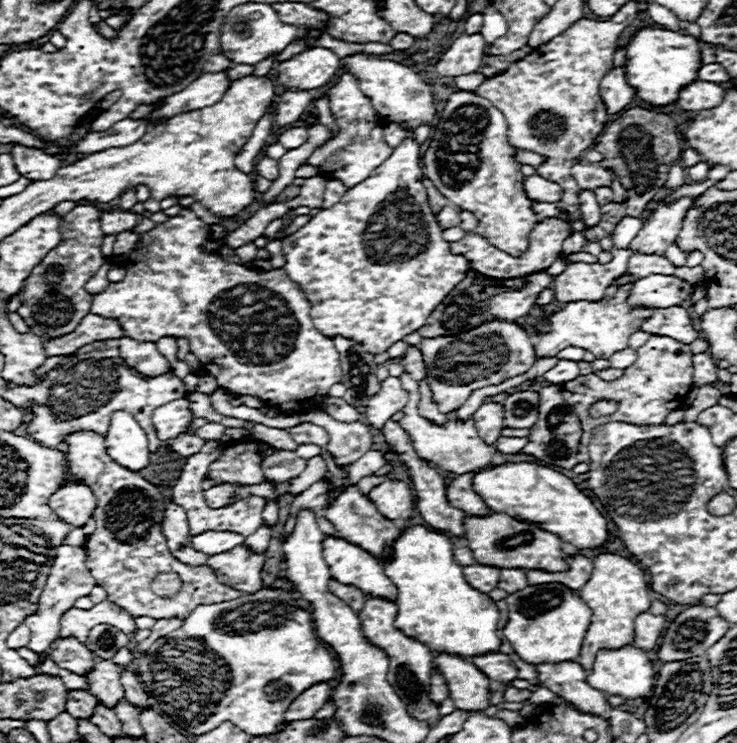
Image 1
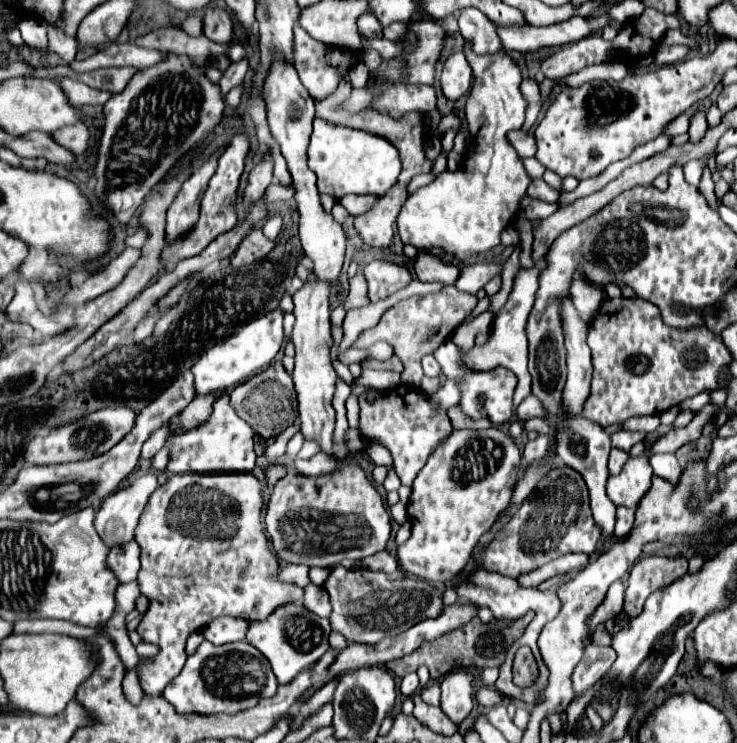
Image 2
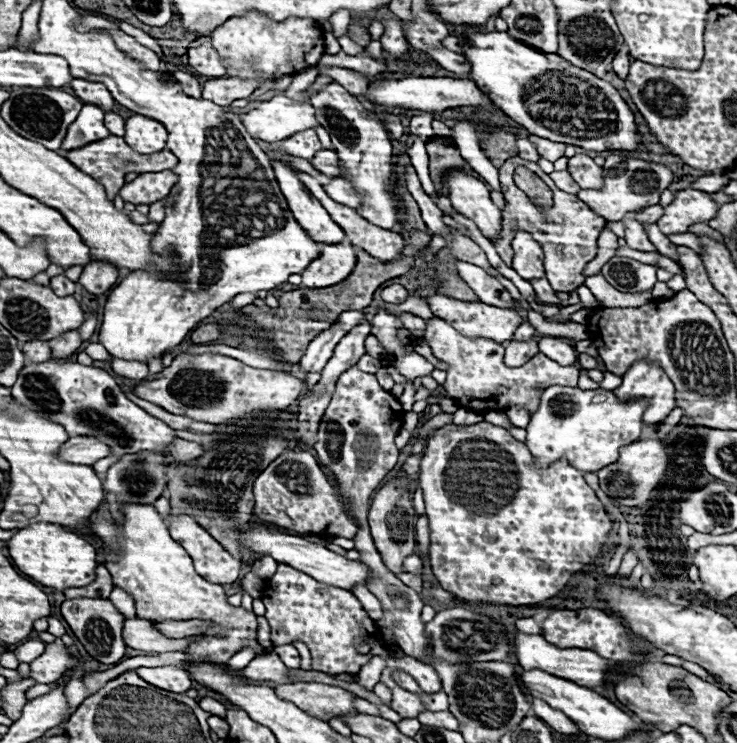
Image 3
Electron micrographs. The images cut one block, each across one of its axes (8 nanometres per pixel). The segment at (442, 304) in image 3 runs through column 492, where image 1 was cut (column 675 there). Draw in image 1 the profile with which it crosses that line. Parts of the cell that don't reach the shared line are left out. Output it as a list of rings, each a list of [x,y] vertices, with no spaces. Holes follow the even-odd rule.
[[[672,306],[668,310],[654,310],[650,318],[642,320],[640,330],[648,332],[650,336],[670,336],[684,344],[690,344],[698,338],[692,318],[682,306]]]

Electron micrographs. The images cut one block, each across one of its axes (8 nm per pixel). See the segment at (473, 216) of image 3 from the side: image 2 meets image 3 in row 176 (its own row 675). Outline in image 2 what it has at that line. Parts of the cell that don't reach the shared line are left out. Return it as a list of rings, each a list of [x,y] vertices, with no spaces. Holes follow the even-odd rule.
[[[454,670],[442,680],[440,688],[442,688],[442,700],[440,700],[442,710],[448,714],[452,722],[460,724],[476,704],[474,676],[466,670]]]

